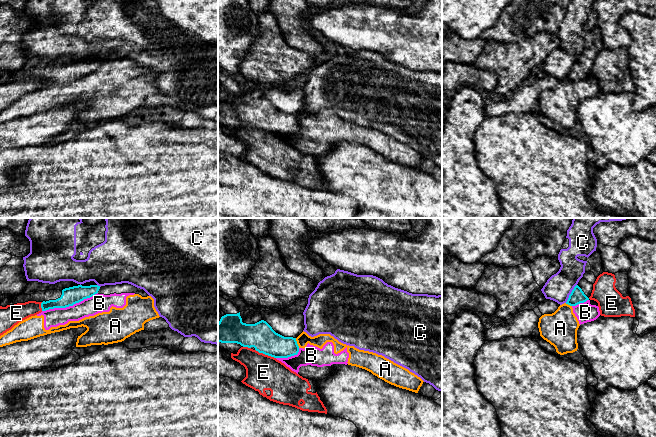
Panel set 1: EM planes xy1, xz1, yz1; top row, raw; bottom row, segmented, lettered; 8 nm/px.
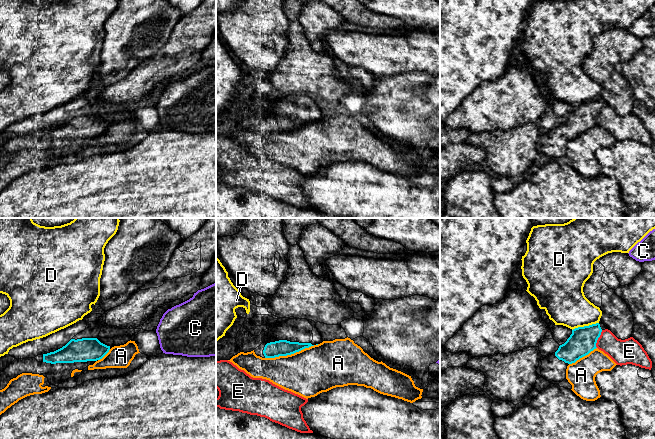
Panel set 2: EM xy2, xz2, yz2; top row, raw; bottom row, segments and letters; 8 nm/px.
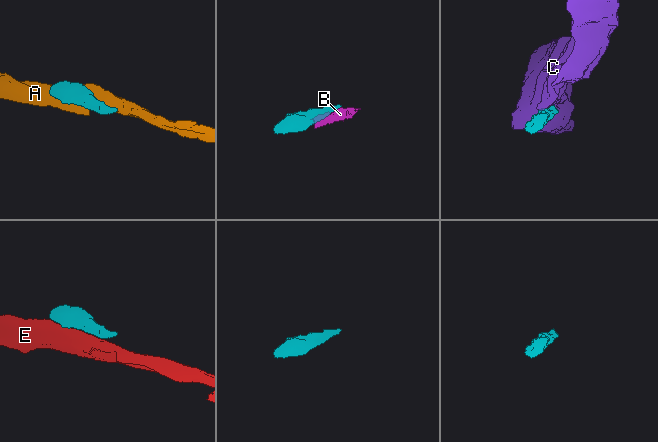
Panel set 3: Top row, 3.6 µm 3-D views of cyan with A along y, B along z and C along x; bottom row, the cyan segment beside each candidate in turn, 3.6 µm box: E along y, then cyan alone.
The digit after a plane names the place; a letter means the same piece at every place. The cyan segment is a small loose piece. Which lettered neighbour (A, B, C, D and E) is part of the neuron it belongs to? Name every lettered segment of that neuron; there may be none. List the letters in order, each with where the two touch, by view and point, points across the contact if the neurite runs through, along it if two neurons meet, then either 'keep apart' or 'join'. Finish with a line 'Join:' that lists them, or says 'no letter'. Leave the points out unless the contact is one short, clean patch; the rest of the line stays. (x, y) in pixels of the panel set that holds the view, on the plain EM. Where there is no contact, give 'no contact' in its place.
A: meets cyan in xz2 at (289, 130); keep apart
B: meets cyan in xy1 at (69, 81); border along xy1 (97, 68), (72, 81), (54, 83), (42, 87); keep apart
C: meets cyan in yz1 at (571, 69); keep apart
D: meets cyan in yz2 at (585, 102); border along yz2 (598, 98), (578, 102), (572, 106); keep apart
E: meets cyan in xz1 at (265, 130); keep apart
Join: no letter

